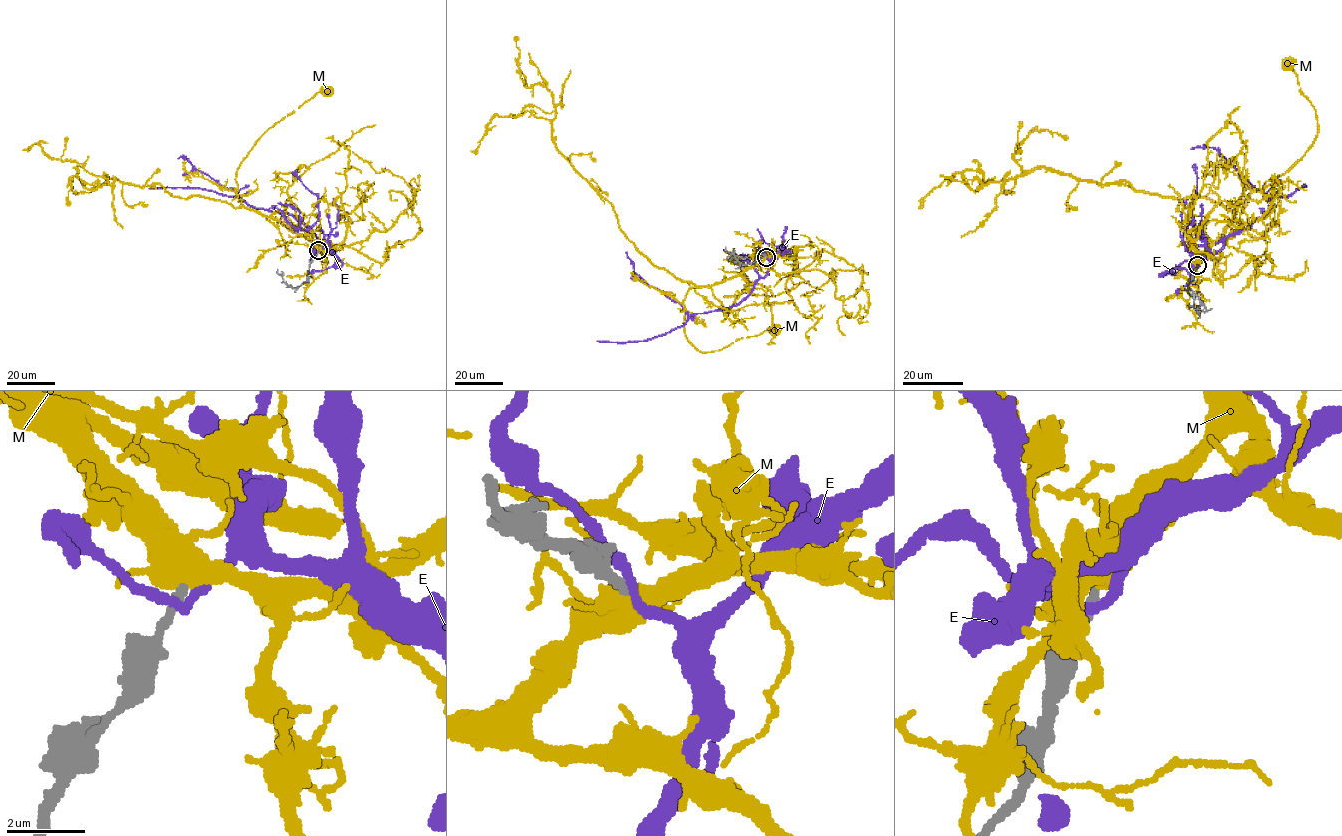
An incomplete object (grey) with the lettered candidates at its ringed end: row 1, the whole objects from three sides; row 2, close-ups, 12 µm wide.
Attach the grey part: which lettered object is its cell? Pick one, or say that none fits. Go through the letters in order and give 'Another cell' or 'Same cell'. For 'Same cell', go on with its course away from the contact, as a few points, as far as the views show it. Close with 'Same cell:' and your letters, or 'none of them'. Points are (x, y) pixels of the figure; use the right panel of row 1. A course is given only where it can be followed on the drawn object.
E: Another cell
M: Same cell. Its course: (1197, 265), (1234, 220), (1235, 208), (1265, 182), (1284, 173), (1317, 135), (1316, 112), (1298, 89), (1289, 63)
Same cell: M

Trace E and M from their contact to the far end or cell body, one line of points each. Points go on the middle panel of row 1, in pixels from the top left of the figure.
E: (766, 257), (770, 269), (740, 301), (724, 310), (690, 315), (634, 272), (626, 252)
M: (766, 257), (724, 280), (691, 287), (683, 301), (684, 335), (700, 352), (706, 352), (743, 337), (775, 330)

